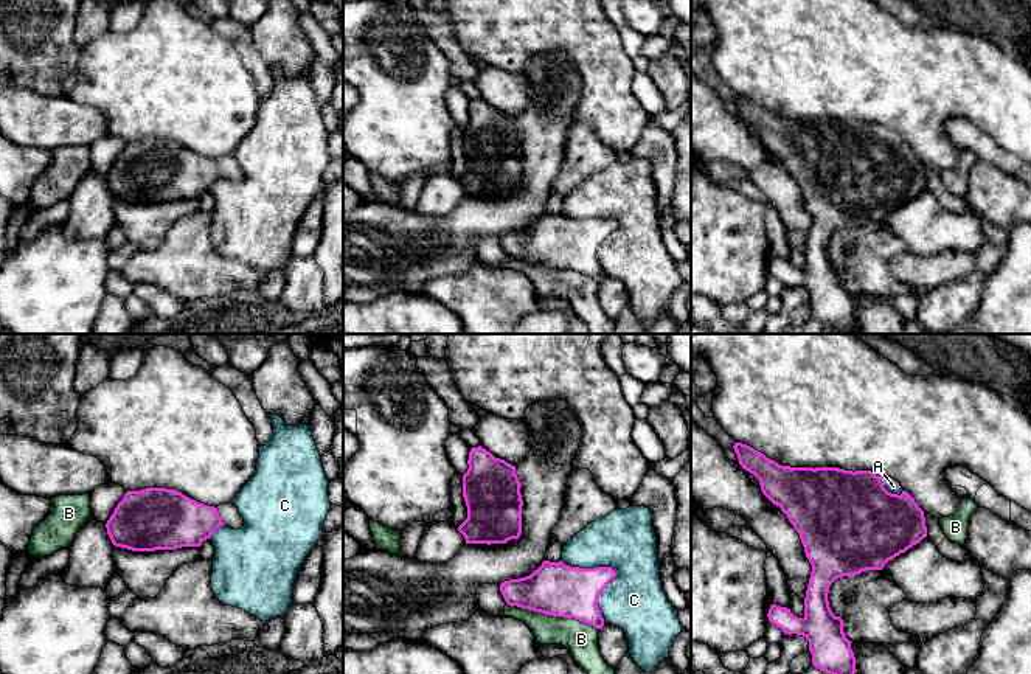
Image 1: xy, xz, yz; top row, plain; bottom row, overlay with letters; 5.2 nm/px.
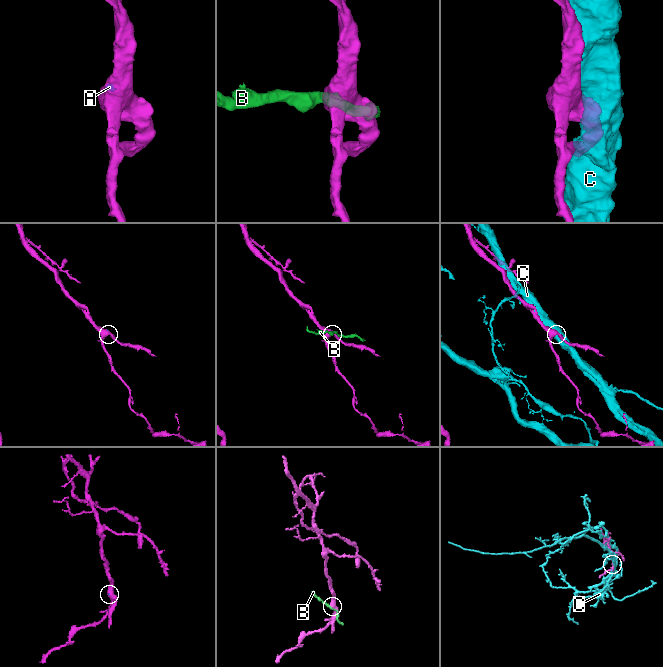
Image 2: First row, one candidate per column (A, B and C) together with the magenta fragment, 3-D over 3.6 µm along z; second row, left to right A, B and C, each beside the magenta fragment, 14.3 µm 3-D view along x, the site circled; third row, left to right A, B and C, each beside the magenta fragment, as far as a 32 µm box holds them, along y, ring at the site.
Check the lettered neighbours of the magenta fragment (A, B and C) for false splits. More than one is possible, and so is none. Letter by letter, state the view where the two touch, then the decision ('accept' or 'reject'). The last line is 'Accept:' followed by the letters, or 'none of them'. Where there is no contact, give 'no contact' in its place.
A: yz | accept
B: xz | reject
C: xz | reject
Accept: A

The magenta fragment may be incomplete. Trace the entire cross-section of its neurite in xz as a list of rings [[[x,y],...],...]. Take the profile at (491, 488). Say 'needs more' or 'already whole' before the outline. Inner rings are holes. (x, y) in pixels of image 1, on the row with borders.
already whole | [[[481,446],[472,447],[467,460],[469,469],[463,475],[463,497],[467,519],[458,526],[466,544],[506,544],[522,534],[522,494],[516,466],[495,458]]]

